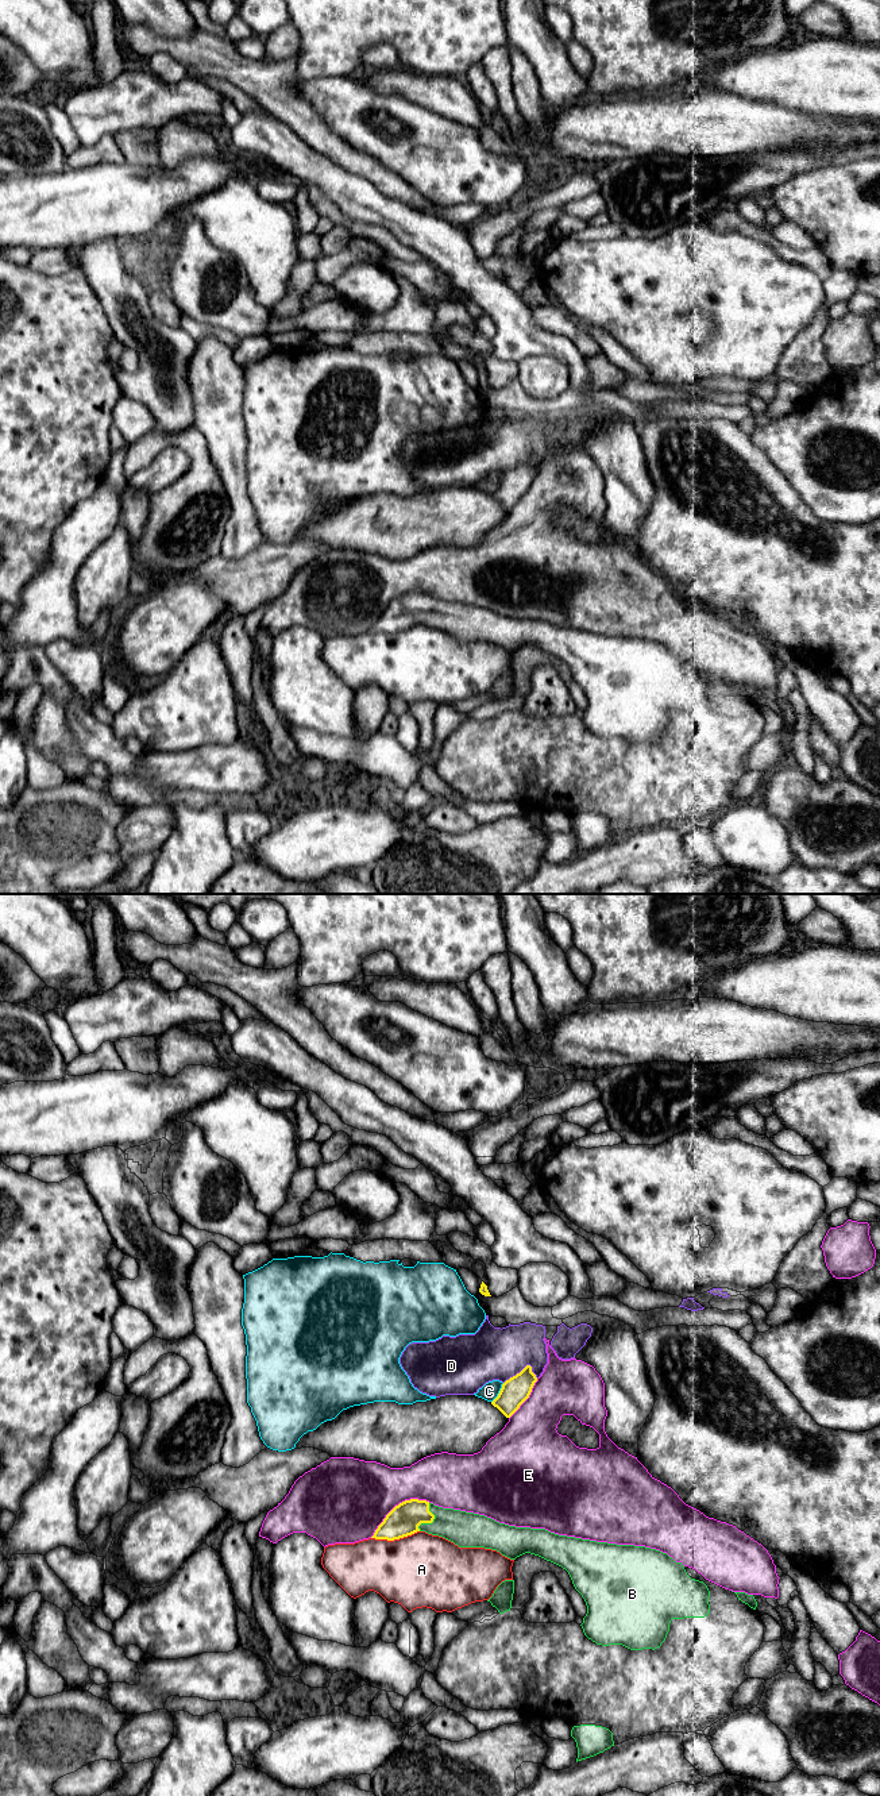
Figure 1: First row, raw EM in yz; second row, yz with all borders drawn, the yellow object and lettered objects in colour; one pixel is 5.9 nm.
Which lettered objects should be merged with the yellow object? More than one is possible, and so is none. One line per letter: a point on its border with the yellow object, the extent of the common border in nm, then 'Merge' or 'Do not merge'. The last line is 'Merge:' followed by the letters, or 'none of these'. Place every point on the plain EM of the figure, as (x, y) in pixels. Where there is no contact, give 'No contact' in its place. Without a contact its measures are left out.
A: Touches yellow at yz (394, 631). Shared border 300 nm. Do not merge
B: Touches yellow at yz (432, 613). Shared border 180 nm. Merge
C: Touches yellow at yz (500, 485). Shared border 140 nm. Do not merge
D: Touches yellow at yz (524, 461). Shared border 220 nm. Do not merge
E: Touches yellow at yz (398, 597). Shared border 420 nm. Do not merge
Merge: B

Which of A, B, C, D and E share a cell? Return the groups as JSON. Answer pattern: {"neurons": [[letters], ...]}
{"neurons": [["A"], ["B"], ["C"], ["D"], ["E"]]}

